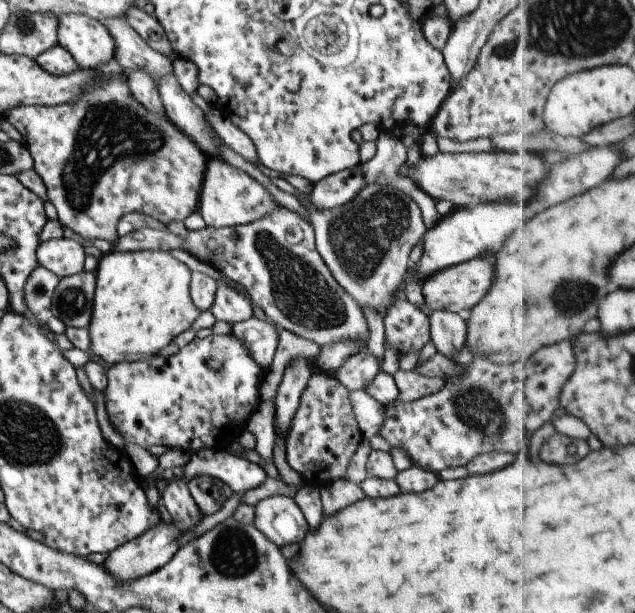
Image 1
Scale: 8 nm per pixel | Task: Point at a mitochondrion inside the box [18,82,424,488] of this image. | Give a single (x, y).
(109, 132)

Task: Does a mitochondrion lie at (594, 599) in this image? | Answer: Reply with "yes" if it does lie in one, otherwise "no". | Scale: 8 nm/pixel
yes

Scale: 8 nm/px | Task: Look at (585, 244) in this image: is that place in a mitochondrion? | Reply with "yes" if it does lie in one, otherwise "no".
no

